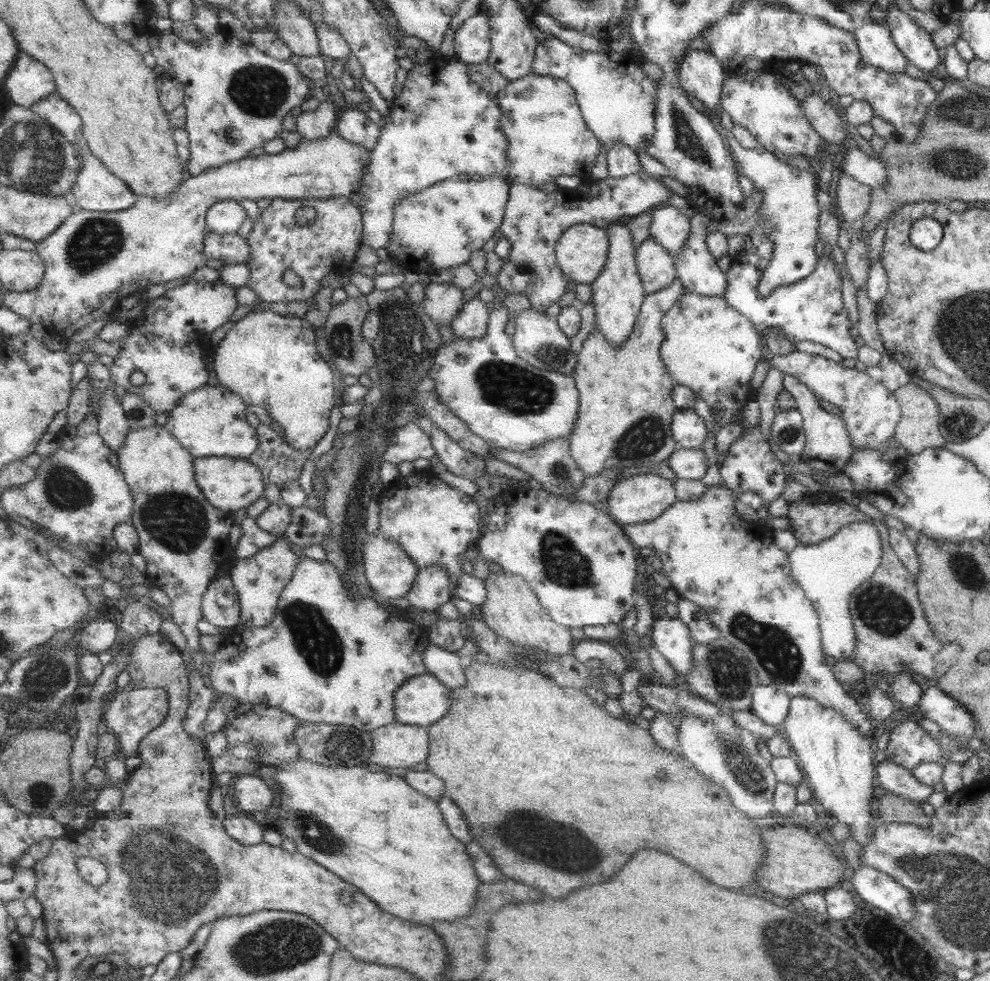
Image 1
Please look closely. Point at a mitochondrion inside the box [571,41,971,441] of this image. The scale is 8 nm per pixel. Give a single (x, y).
(687, 141)

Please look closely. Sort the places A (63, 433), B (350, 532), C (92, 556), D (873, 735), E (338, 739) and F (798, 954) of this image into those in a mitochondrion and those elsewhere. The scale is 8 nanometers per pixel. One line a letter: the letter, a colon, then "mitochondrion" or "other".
A: other
B: mitochondrion
C: other
D: other
E: mitochondrion
F: mitochondrion

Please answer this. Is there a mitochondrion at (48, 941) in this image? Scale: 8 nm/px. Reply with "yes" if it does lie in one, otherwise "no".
no

